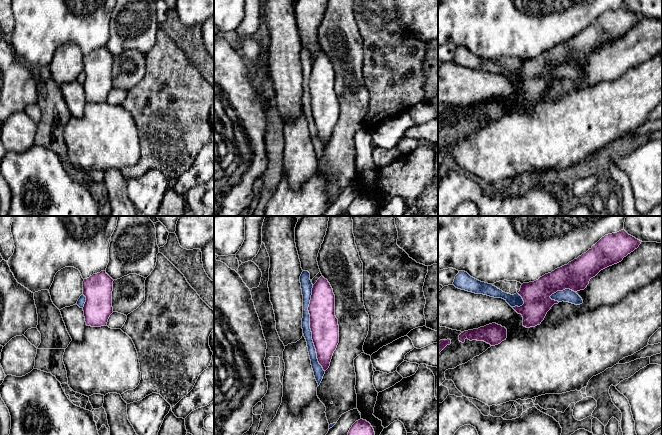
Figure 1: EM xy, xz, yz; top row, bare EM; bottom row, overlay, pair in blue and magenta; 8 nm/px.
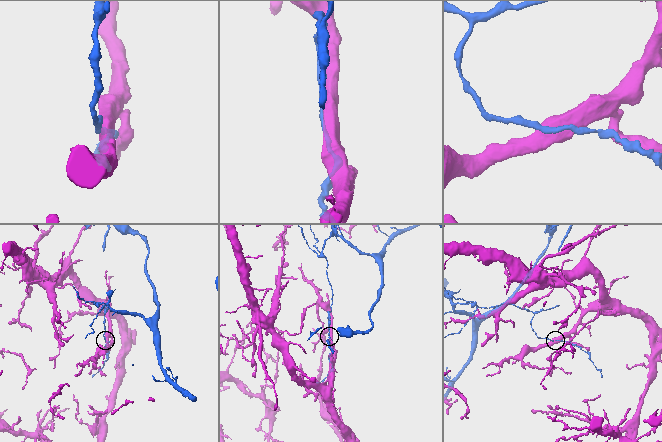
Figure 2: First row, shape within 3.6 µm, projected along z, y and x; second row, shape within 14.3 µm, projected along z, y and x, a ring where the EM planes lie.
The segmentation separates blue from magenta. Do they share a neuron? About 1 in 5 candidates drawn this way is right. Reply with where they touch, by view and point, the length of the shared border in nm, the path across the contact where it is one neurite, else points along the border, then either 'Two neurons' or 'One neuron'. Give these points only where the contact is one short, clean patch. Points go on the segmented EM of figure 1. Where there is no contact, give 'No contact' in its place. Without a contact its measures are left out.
Touches blue at xz (309, 328). Shared border 700 nm. Two neurons

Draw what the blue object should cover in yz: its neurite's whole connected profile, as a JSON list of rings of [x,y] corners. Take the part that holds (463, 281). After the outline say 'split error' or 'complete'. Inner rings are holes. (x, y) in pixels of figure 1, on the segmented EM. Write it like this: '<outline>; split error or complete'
[[[459,271],[455,276],[453,285],[461,290],[472,292],[475,294],[483,294],[494,298],[504,299],[511,307],[522,306],[524,301],[522,297],[516,293],[514,295],[503,292],[492,284],[481,282],[471,277],[465,271]]]; complete

